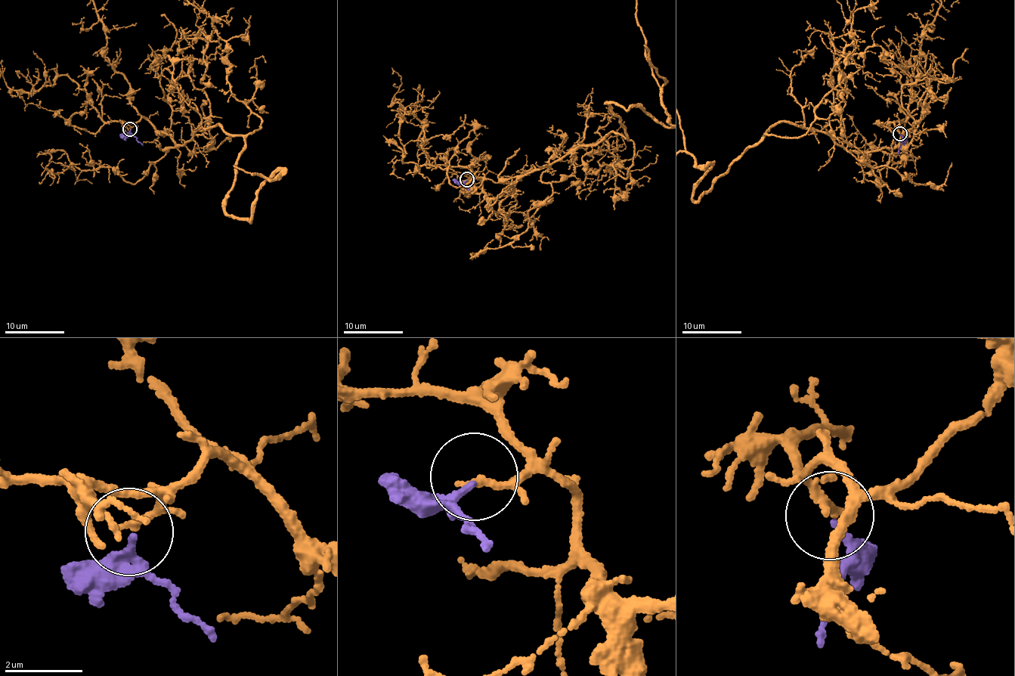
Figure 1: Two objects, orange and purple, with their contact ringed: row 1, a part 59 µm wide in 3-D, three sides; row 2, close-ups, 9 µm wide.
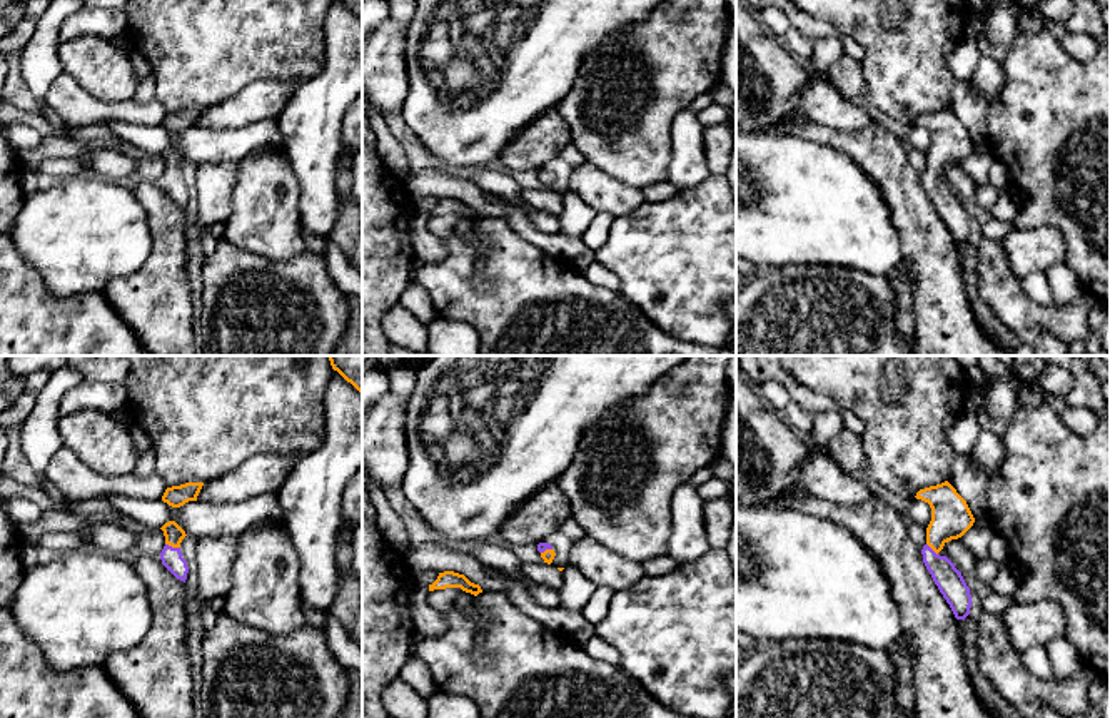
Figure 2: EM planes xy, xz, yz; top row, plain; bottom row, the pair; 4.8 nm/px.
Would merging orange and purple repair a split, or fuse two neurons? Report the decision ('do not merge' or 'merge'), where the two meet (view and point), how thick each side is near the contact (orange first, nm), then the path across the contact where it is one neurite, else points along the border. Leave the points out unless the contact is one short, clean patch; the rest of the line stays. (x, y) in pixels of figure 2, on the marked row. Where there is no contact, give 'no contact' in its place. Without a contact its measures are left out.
merge; contact xy (172, 546); calibres 90 and 100 nm; way xy (174, 535), (172, 546), (172, 560)

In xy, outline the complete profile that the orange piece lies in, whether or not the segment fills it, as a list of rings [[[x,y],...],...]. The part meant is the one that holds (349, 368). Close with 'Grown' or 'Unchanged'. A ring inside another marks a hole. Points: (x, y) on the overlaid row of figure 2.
[[[329,356],[330,366],[362,392],[362,356]]]. Unchanged

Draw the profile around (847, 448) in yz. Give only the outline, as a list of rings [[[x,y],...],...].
[[[841,429],[826,446],[826,451],[838,466],[851,474],[866,471],[866,458],[863,449],[863,436]]]

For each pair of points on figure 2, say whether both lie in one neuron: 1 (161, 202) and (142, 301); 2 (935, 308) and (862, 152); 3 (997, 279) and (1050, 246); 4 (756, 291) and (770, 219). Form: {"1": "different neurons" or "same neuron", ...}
{"1": "same neuron", "2": "same neuron", "3": "different neurons", "4": "different neurons"}

